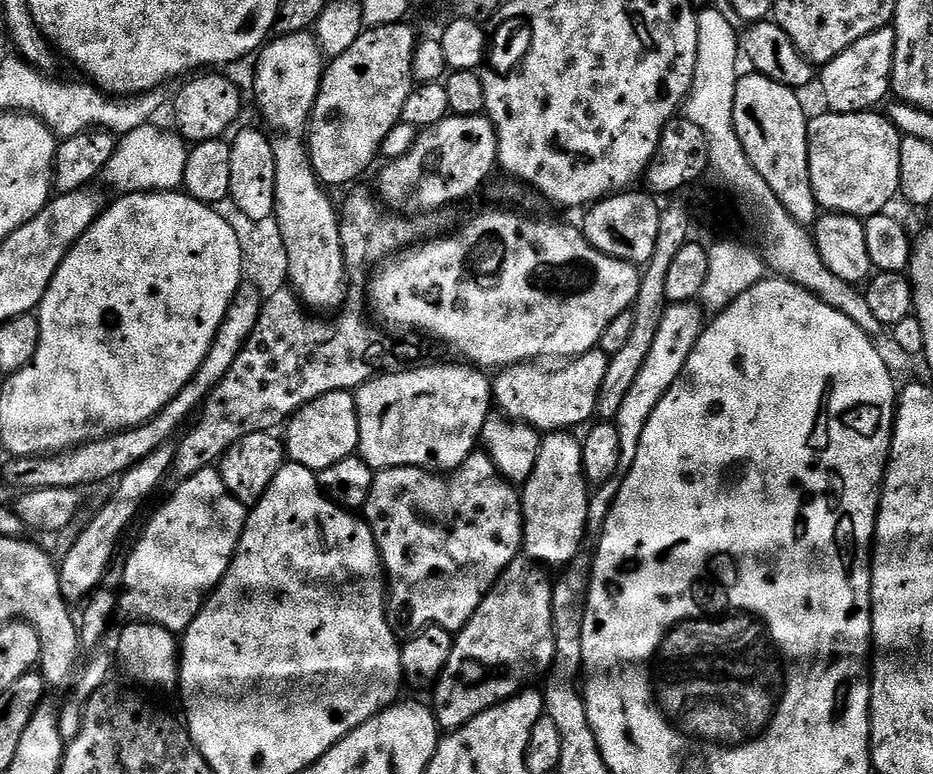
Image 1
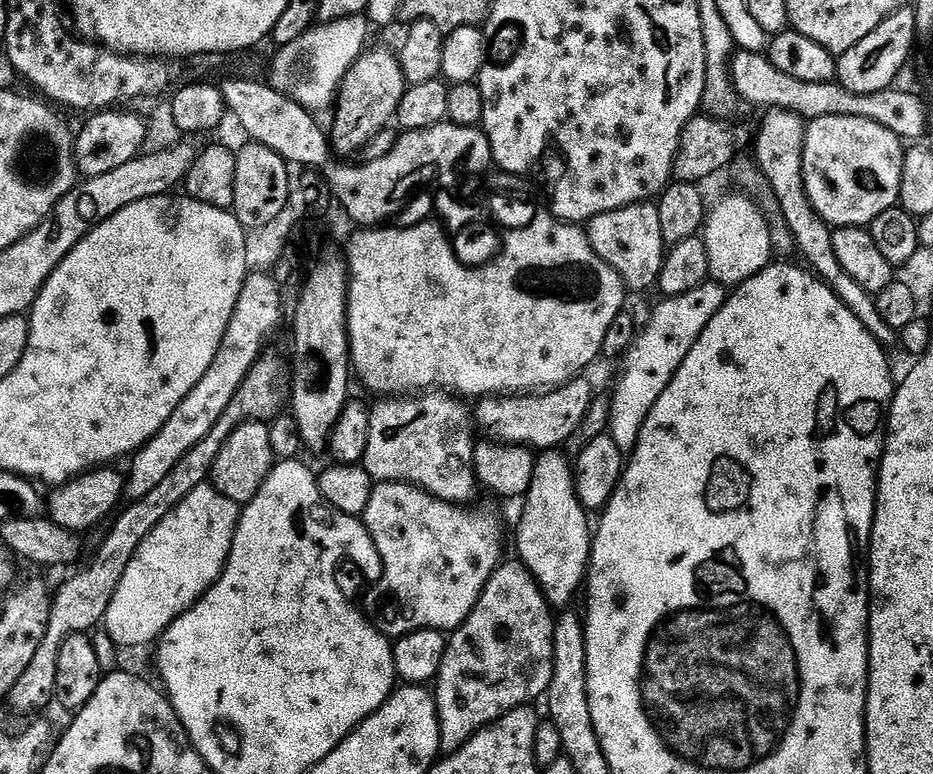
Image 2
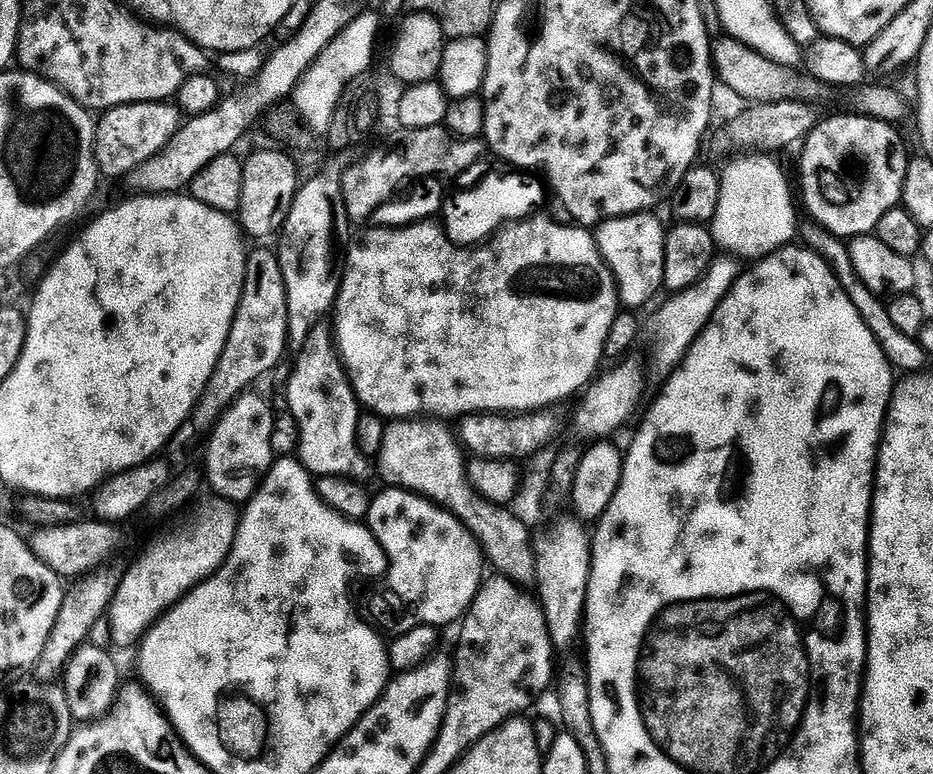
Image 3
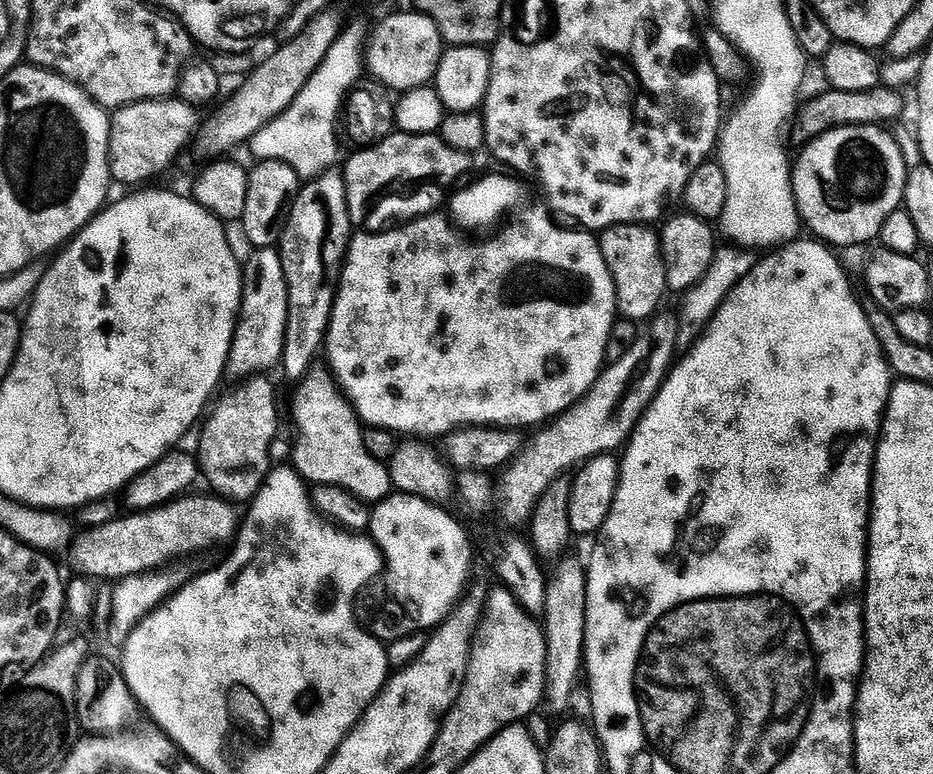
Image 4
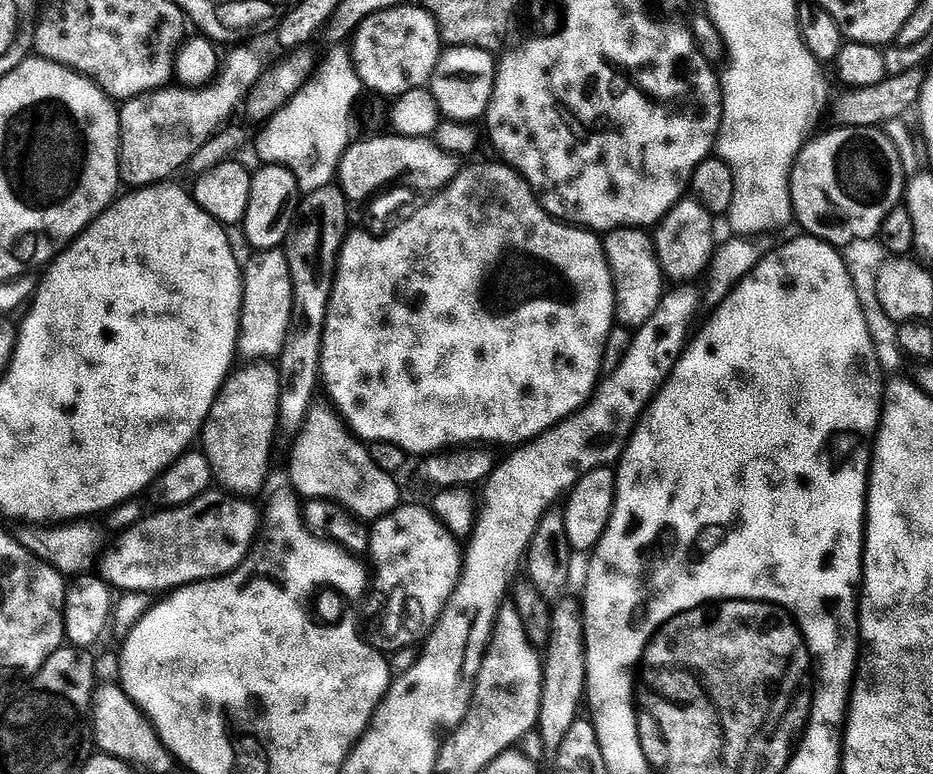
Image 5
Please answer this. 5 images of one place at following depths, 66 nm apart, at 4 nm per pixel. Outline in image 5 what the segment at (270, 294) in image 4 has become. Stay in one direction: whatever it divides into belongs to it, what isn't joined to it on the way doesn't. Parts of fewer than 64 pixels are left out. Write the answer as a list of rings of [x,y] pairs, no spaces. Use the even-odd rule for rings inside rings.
[[[280,248],[268,252],[259,250],[251,253],[248,264],[243,265],[244,301],[240,307],[240,339],[238,352],[248,362],[268,362],[279,357],[288,337],[292,317],[292,279],[290,268]]]

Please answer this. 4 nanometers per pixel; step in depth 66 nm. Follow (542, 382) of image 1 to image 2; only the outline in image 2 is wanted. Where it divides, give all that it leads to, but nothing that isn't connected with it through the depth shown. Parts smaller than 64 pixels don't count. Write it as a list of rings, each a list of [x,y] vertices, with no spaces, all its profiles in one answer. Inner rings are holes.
[[[585,378],[569,380],[559,388],[539,394],[512,394],[507,398],[484,398],[474,410],[477,427],[489,432],[493,441],[501,444],[519,444],[533,450],[556,450],[567,445],[578,426],[586,418],[594,402],[592,384]]]

